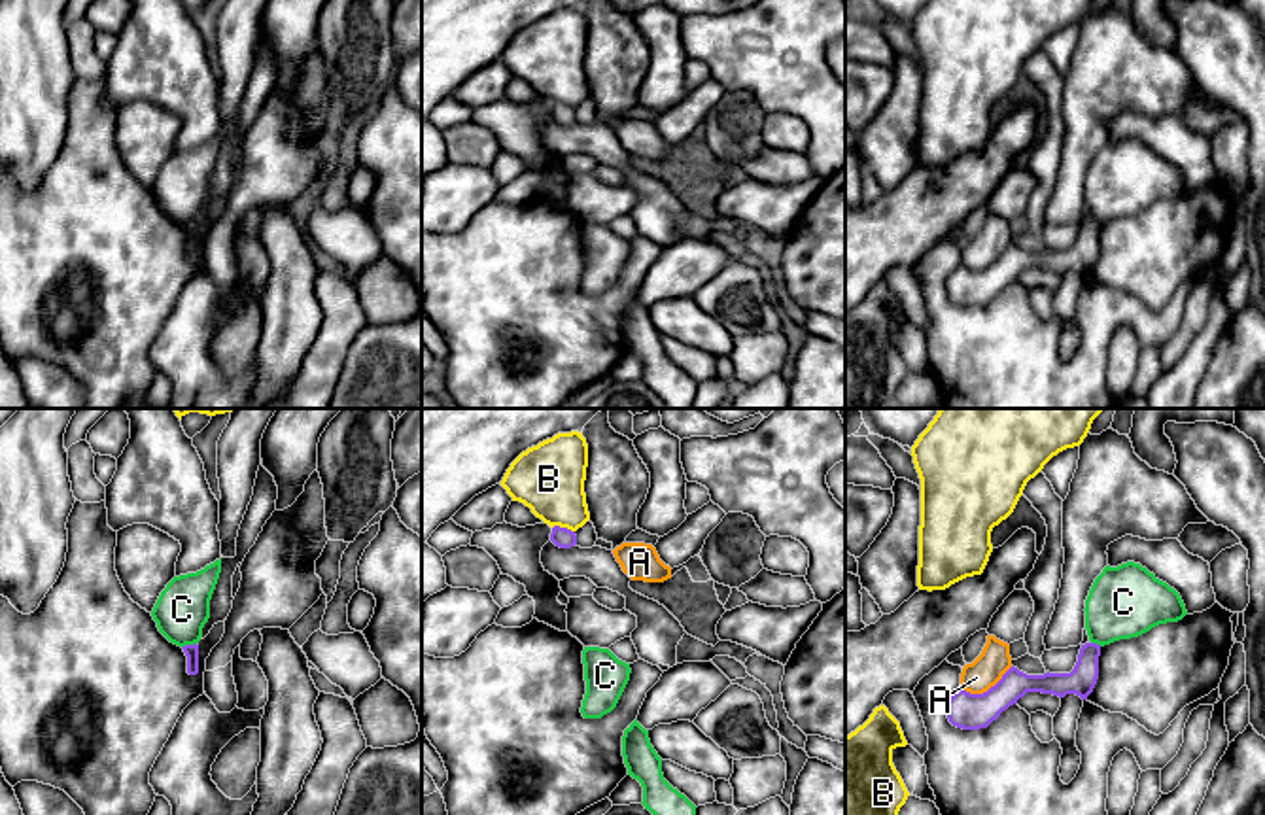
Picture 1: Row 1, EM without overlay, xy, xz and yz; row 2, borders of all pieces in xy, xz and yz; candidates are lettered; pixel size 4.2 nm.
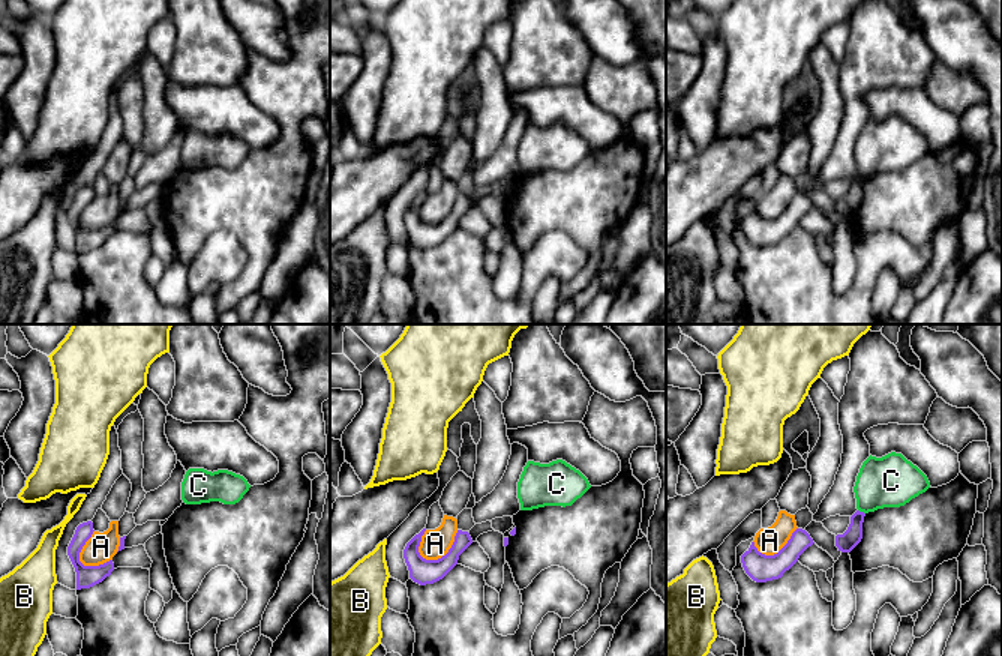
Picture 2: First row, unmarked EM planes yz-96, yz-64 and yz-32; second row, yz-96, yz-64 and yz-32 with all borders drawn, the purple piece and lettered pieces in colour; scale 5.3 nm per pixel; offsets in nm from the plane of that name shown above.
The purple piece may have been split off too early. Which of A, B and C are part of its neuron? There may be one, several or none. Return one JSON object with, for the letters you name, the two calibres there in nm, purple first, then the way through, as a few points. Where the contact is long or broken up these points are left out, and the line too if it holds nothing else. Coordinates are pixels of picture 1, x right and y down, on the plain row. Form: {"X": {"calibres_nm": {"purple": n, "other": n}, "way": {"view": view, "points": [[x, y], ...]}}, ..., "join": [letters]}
{"join": []}

